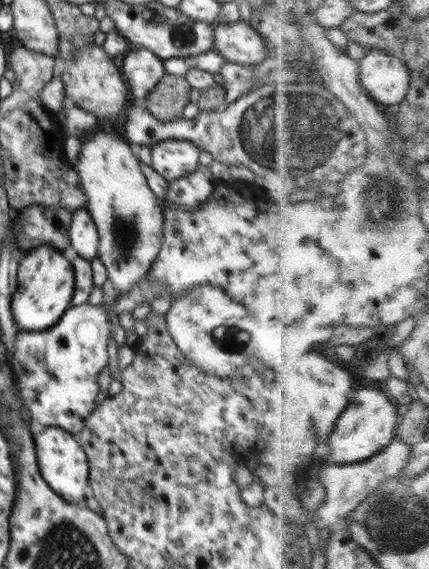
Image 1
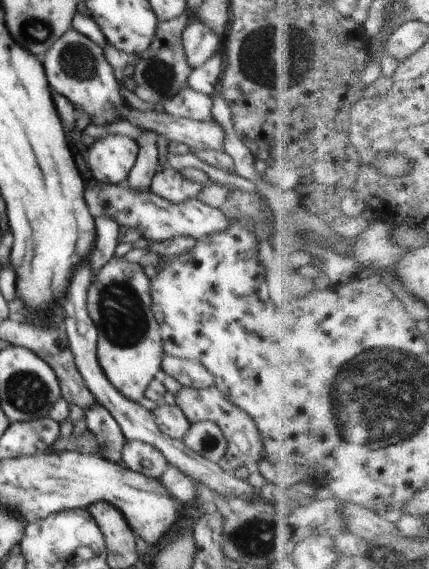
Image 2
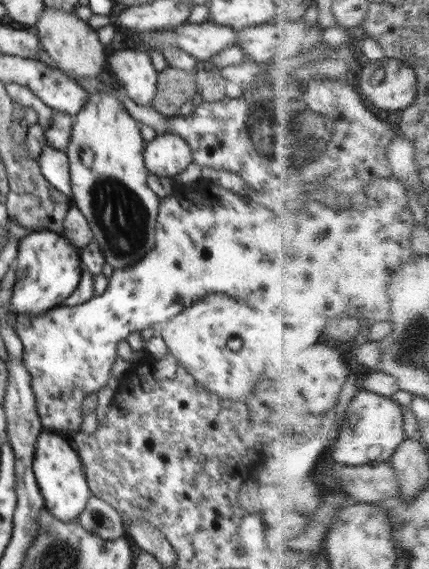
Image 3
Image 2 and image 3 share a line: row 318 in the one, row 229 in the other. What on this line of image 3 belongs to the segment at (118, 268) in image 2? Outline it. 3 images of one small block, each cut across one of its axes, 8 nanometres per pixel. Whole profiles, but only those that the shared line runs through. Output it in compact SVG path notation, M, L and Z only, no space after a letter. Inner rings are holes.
M105 85L104 91L89 93L82 110L73 115L66 153L73 205L86 217L105 262L114 269L122 269L136 264L154 248L160 198L147 185L150 172L144 162L143 127L132 119L116 95L110 93L118 86ZM84 148L92 152L91 166L85 166L80 158Z

